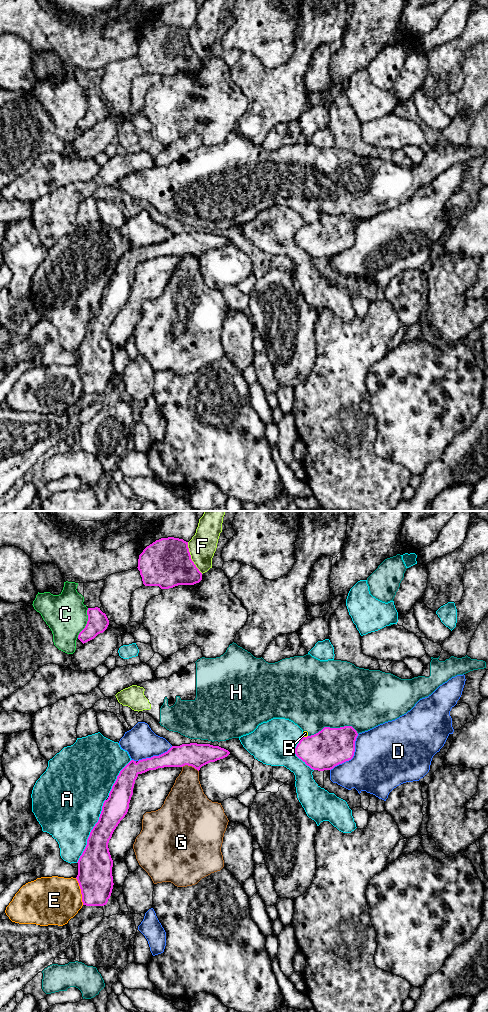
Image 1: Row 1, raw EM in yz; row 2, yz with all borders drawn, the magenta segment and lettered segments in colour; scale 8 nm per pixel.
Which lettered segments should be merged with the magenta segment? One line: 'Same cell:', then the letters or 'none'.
Same cell: none

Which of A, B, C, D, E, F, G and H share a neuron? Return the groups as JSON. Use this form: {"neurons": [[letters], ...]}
{"neurons": [["A"], ["B", "E", "F", "H"], ["C"], ["D"], ["G"]]}

